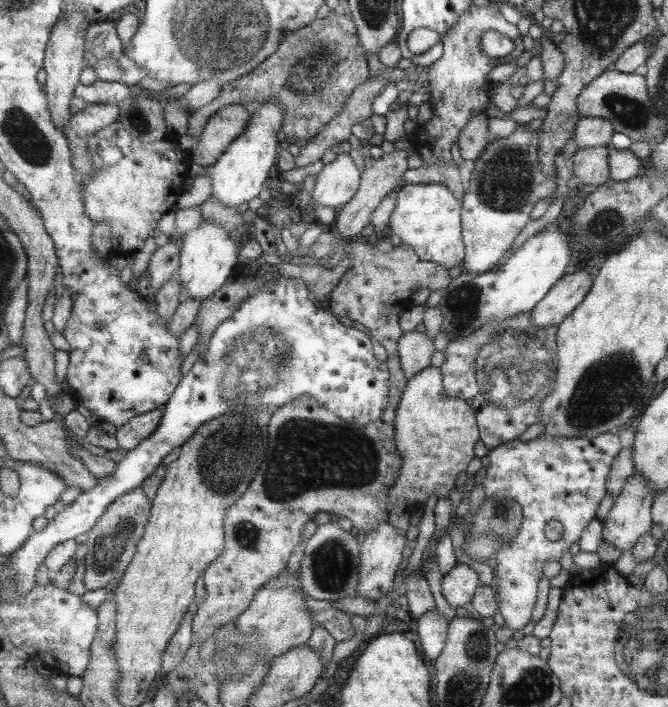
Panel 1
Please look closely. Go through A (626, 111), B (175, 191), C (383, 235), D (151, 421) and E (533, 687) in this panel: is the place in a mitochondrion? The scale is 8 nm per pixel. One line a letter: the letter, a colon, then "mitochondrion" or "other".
A: mitochondrion
B: other
C: other
D: other
E: mitochondrion

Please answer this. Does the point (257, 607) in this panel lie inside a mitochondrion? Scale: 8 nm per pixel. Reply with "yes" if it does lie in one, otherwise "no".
no

